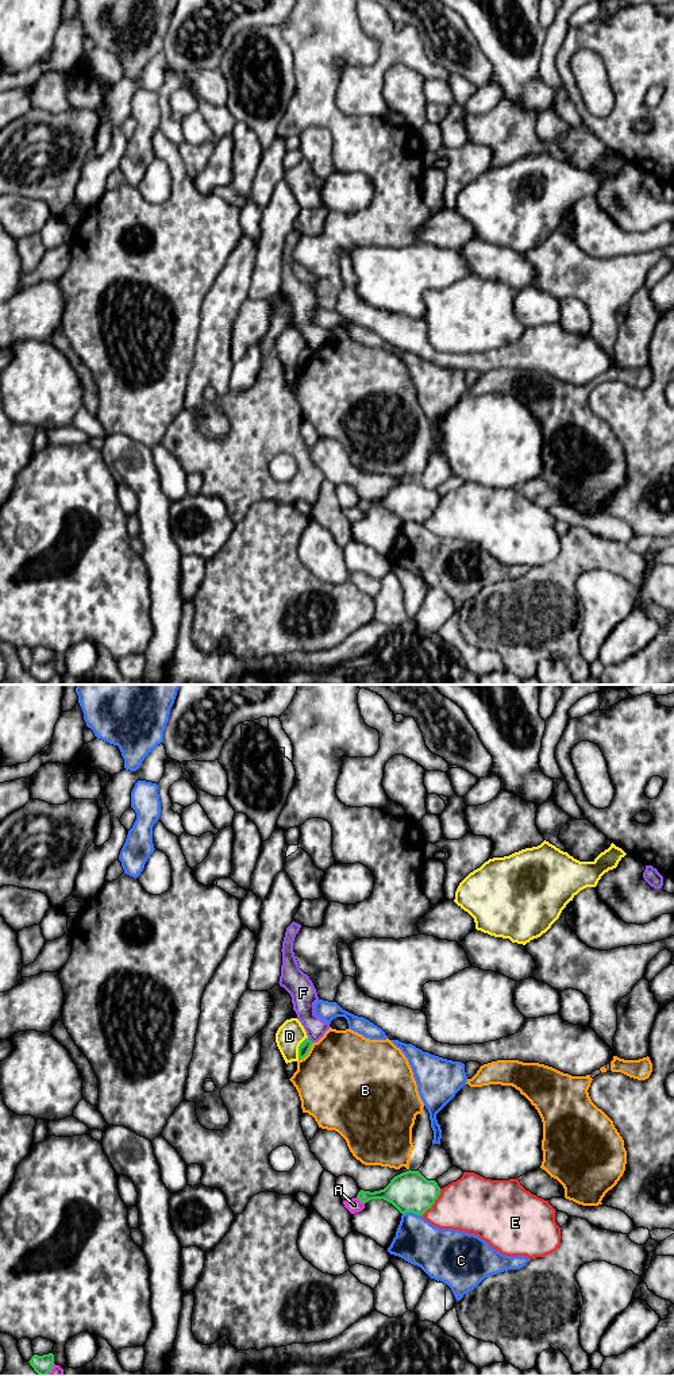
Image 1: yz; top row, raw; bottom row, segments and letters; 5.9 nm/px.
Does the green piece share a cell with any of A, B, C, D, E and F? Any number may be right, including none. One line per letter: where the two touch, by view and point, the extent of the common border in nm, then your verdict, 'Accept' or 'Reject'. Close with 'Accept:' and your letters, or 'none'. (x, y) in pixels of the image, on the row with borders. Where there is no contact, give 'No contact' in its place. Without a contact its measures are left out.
A: Touches green at yz (361, 1201). Shared border 60 nm. Reject
B: Touches green at yz (308, 1051). Shared border 140 nm. Reject
C: Touches green at yz (412, 1211). Shared border 110 nm. Reject
D: Touches green at yz (299, 1048). Shared border 150 nm. Reject
E: Touches green at yz (434, 1202). Shared border 200 nm. Reject
F: Touches green at yz (309, 1040). Shared border 50 nm. Reject
Accept: none

